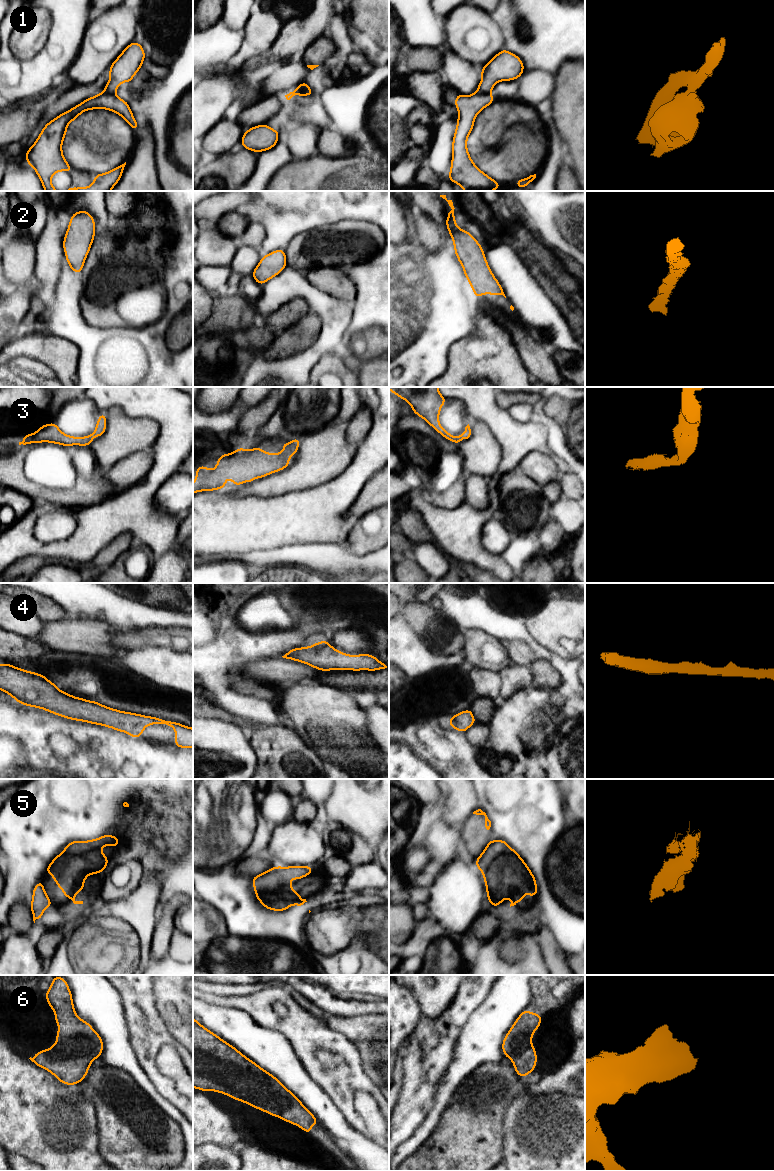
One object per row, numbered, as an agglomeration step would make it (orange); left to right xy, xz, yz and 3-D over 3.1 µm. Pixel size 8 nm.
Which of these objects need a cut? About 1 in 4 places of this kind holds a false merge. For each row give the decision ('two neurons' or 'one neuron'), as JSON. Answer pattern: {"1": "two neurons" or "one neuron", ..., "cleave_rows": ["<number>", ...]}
{"1": "two neurons", "2": "one neuron", "3": "one neuron", "4": "one neuron", "5": "one neuron", "6": "one neuron", "cleave_rows": ["1"]}

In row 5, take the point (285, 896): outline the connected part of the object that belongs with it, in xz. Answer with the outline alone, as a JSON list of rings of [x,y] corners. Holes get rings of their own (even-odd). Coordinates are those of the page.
[[[311,866],[272,867],[256,877],[251,877],[257,900],[263,907],[273,911],[284,911],[297,904],[303,909],[306,899],[292,889],[291,879],[302,879],[314,870]]]

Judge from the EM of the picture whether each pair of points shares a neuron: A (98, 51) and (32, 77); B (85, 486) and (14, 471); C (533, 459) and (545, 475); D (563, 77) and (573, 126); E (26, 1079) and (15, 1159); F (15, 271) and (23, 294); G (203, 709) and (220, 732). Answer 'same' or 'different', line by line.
A: different
B: same
C: same
D: same
E: different
F: different
G: different

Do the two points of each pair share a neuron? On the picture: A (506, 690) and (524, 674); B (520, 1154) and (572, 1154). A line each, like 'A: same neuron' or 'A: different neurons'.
A: same neuron
B: same neuron

